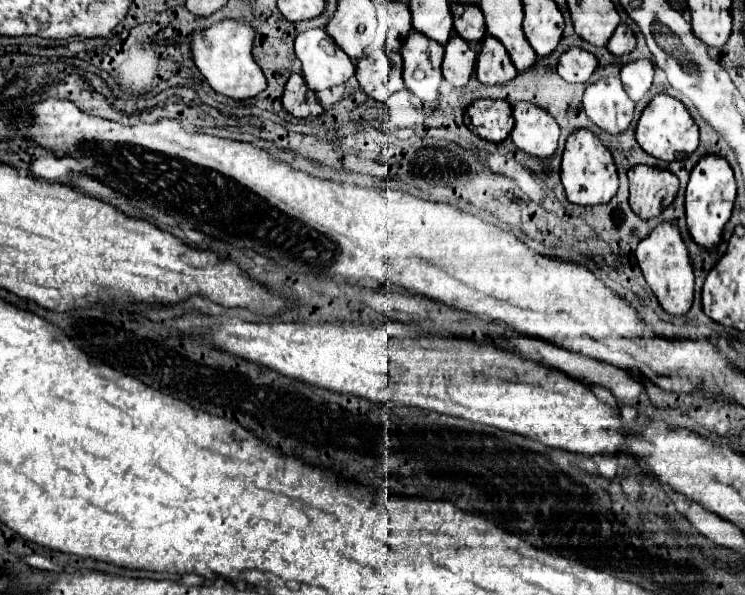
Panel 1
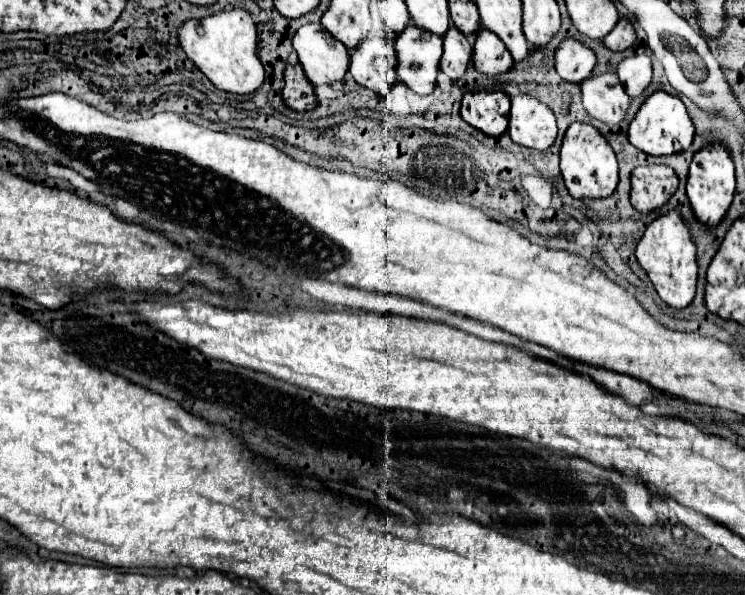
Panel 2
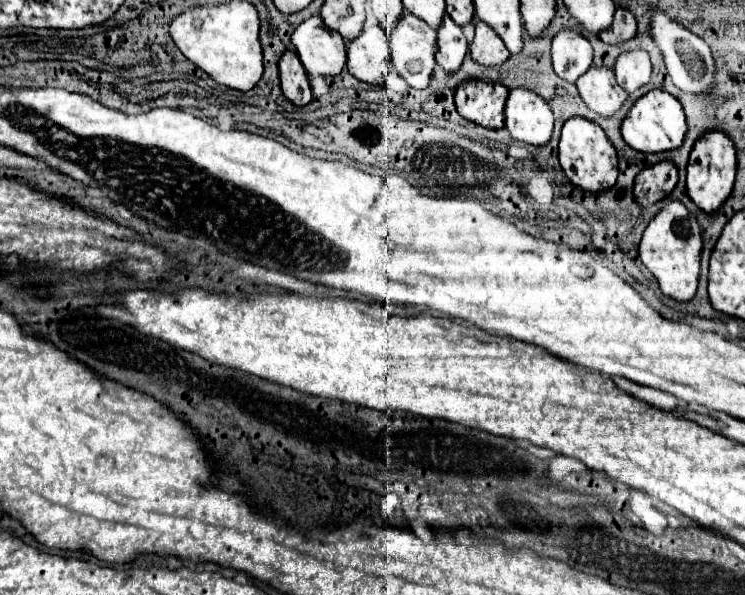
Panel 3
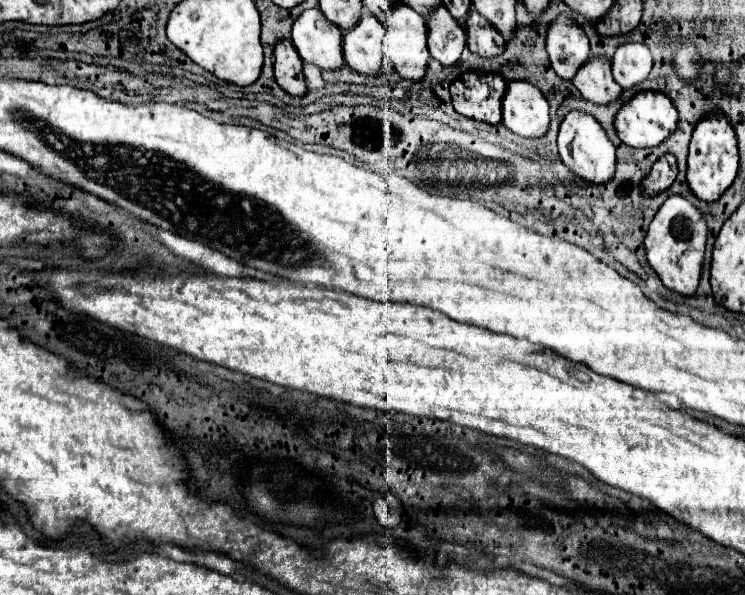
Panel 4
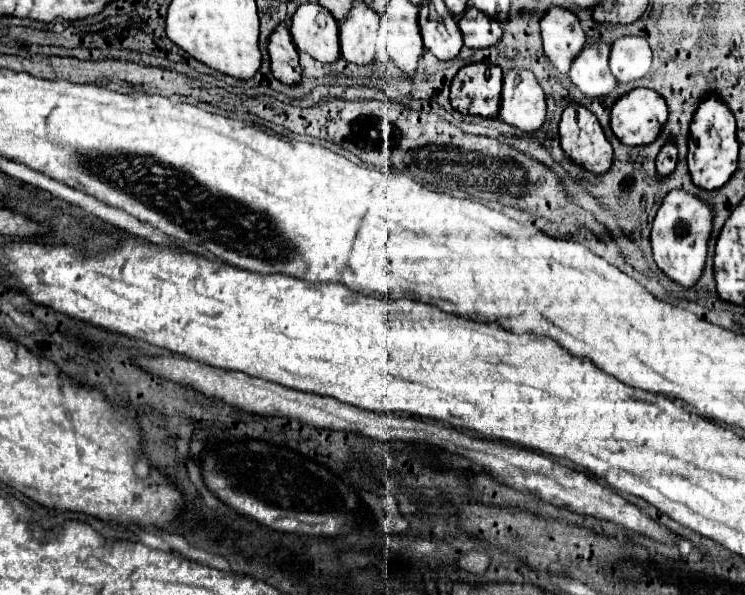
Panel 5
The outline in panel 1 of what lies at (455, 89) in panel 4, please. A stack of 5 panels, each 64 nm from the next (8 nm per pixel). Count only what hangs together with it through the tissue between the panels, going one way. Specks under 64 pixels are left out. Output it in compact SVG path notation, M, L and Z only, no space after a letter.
M476 100L464 112L464 124L480 138L502 142L512 126L512 106L506 100Z

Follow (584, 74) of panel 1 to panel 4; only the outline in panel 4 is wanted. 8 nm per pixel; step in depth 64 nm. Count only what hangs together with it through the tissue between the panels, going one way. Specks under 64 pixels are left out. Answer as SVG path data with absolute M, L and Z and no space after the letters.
M556 16L546 30L546 52L556 74L564 80L572 80L576 70L590 56L588 36L574 18Z

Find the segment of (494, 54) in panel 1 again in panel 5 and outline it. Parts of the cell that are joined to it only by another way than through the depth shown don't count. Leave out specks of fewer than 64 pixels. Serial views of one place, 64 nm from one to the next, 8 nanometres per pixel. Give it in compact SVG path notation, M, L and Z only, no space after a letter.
M466 8L464 16L458 22L464 46L468 48L488 48L494 46L502 36L502 26L492 20L492 16L484 16L478 8Z

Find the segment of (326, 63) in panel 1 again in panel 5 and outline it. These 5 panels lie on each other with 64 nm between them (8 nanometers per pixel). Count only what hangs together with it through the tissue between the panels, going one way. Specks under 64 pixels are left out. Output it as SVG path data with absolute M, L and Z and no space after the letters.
M306 2L298 6L292 16L290 34L298 48L320 62L334 62L340 58L338 22L320 4Z

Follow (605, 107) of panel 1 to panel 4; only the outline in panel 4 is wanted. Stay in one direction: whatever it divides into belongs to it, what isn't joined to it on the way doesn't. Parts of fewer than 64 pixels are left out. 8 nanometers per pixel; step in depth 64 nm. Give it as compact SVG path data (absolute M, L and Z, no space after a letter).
M590 56L588 64L584 64L584 68L580 68L572 78L572 84L594 104L608 104L622 92L610 72L610 60L606 56Z

